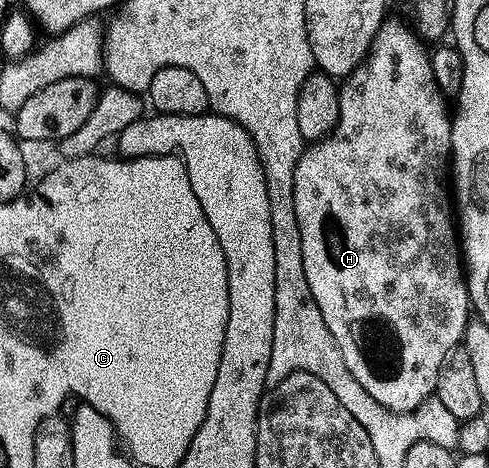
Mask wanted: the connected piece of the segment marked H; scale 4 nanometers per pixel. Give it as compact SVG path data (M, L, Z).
M387 17L382 20L380 29L376 33L376 37L372 41L370 51L366 55L366 60L360 64L357 69L346 76L344 82L341 84L338 92L338 100L340 101L340 113L338 114L338 123L334 130L324 139L320 139L309 144L310 147L306 152L297 156L297 163L293 168L294 181L295 181L295 213L299 221L299 229L302 234L303 243L303 260L306 262L306 280L312 289L312 297L316 301L316 305L320 309L320 313L324 317L324 321L328 325L328 329L332 333L332 337L336 341L336 345L340 349L340 353L346 362L346 368L352 373L352 377L356 377L356 381L360 381L360 385L364 385L364 389L376 401L380 401L380 405L384 405L390 411L397 411L399 413L413 413L419 407L425 404L426 400L435 394L438 385L438 374L443 369L444 364L447 362L446 354L453 349L454 346L463 342L466 334L466 324L471 322L472 319L472 304L470 302L469 289L467 287L467 276L464 274L464 260L460 254L460 235L456 230L456 211L452 206L452 191L448 186L448 172L451 170L451 146L450 146L450 129L451 129L451 112L447 109L446 112L446 99L442 96L442 91L438 88L438 83L434 80L434 67L430 64L430 55L425 51L423 40L415 35L413 30L401 18L393 19Z

